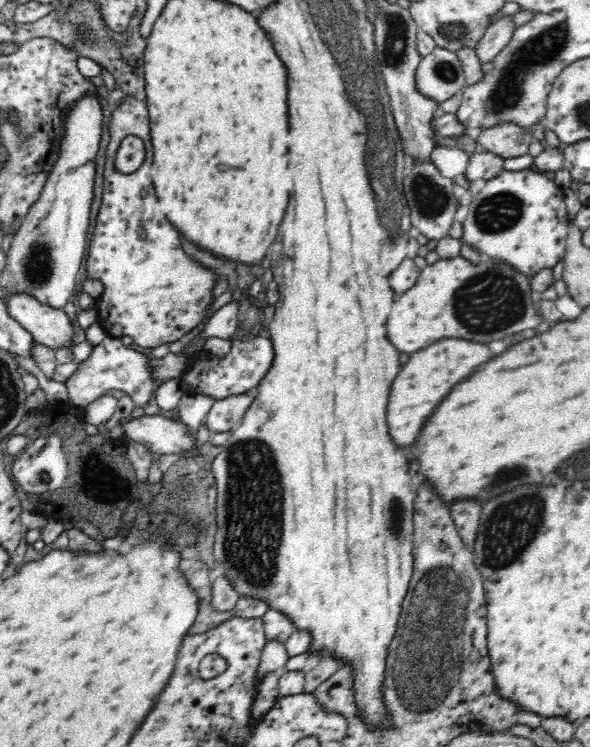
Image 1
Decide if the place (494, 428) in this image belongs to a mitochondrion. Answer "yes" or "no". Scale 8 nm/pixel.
no

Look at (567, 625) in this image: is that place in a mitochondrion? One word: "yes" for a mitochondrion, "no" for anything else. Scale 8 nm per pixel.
no

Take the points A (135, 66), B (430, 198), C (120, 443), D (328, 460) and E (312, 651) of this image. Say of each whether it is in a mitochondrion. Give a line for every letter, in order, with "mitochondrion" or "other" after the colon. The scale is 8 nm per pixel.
A: other
B: mitochondrion
C: other
D: other
E: other

